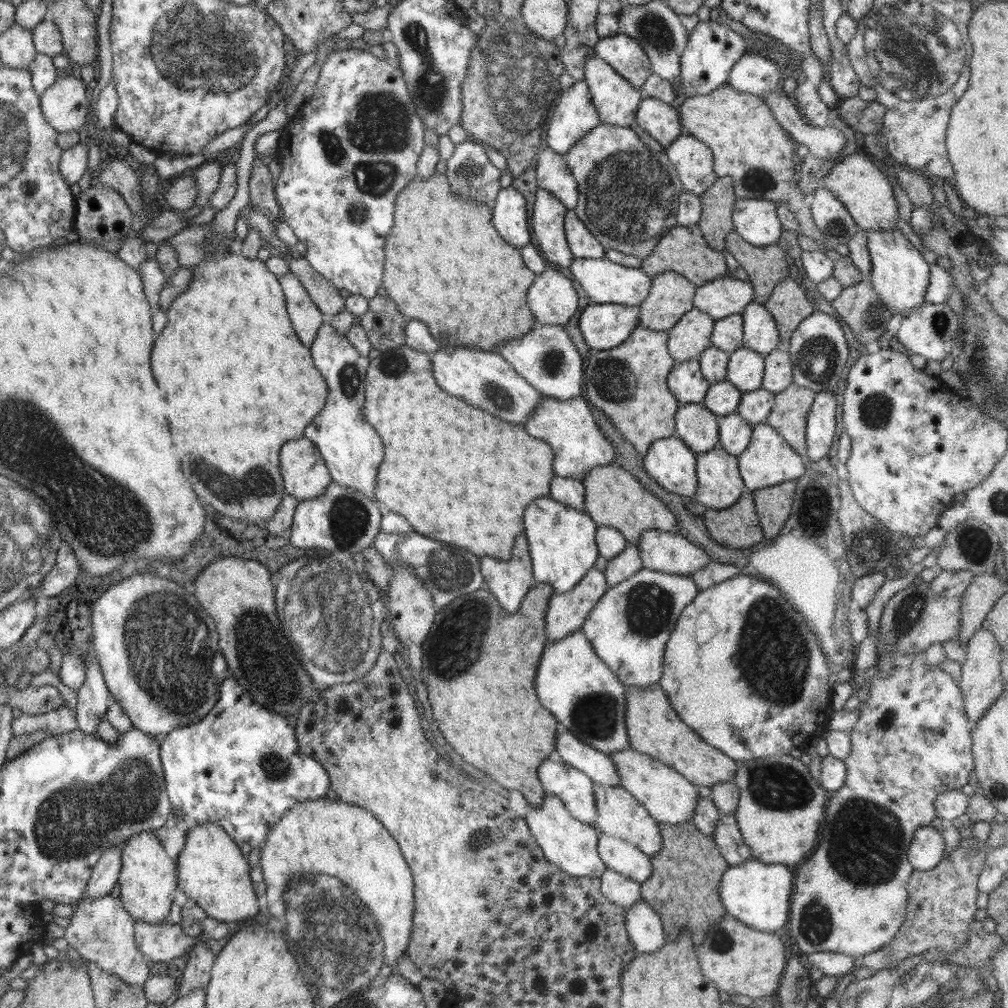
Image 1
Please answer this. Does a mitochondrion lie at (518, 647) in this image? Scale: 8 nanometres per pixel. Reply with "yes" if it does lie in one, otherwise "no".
no

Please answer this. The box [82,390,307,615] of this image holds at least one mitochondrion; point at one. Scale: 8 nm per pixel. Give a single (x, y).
(254, 484)

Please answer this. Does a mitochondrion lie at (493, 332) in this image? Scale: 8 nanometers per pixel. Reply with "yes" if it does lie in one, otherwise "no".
no

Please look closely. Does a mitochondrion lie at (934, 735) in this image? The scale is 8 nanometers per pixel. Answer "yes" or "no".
no

